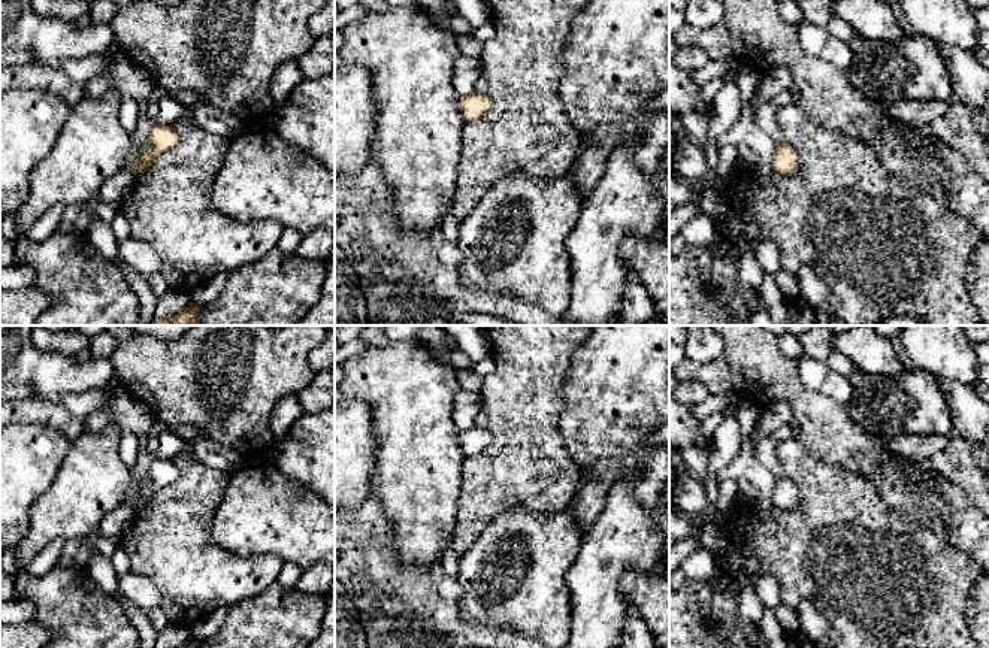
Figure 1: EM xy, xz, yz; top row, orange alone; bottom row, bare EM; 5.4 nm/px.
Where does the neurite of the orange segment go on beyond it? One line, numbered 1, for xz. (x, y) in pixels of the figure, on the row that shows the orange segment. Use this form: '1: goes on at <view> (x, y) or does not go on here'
1: does not go on here

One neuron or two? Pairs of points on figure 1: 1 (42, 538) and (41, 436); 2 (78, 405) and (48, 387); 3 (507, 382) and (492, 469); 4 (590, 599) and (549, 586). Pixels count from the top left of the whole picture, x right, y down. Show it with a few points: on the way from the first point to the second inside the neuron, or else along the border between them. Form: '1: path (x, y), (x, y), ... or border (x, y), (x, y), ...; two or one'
1: border (61, 463), (51, 486), (32, 505), (29, 526); two
2: border (96, 388), (64, 391), (57, 397); two
3: path (510, 403), (510, 448); one
4: border (575, 559), (565, 577), (571, 606), (569, 629); two

